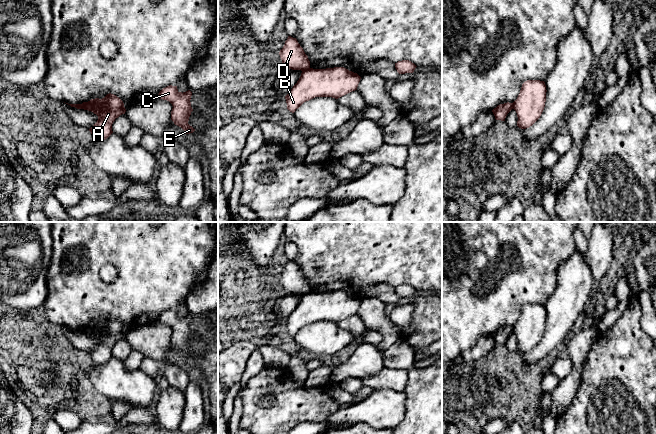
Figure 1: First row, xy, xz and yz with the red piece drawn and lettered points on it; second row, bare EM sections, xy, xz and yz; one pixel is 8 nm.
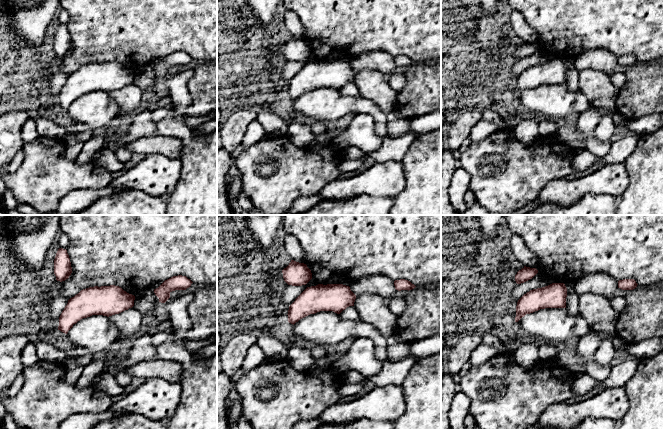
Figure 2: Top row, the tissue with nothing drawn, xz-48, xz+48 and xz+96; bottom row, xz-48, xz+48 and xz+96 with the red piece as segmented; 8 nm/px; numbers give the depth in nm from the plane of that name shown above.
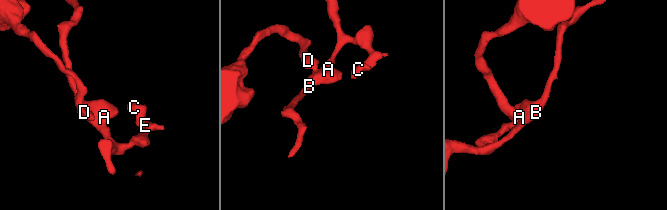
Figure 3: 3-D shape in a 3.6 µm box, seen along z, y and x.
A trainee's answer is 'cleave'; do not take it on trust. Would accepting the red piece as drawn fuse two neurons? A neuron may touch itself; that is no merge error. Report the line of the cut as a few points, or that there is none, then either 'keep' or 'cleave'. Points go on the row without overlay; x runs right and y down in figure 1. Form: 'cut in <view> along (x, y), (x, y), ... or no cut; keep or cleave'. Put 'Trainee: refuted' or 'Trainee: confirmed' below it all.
cut in xz along (309, 291), (302, 295); cleave
Trainee: confirmed

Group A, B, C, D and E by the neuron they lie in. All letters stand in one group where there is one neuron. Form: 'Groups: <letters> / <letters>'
Groups: A B C E / D

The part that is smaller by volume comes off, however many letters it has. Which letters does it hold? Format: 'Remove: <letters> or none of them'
Remove: A, B, C, E

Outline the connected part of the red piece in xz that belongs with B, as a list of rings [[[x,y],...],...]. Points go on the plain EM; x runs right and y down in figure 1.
[[[344,291],[308,292],[285,320],[287,333],[294,337],[304,326],[315,321],[338,323],[357,314],[361,301]]]

